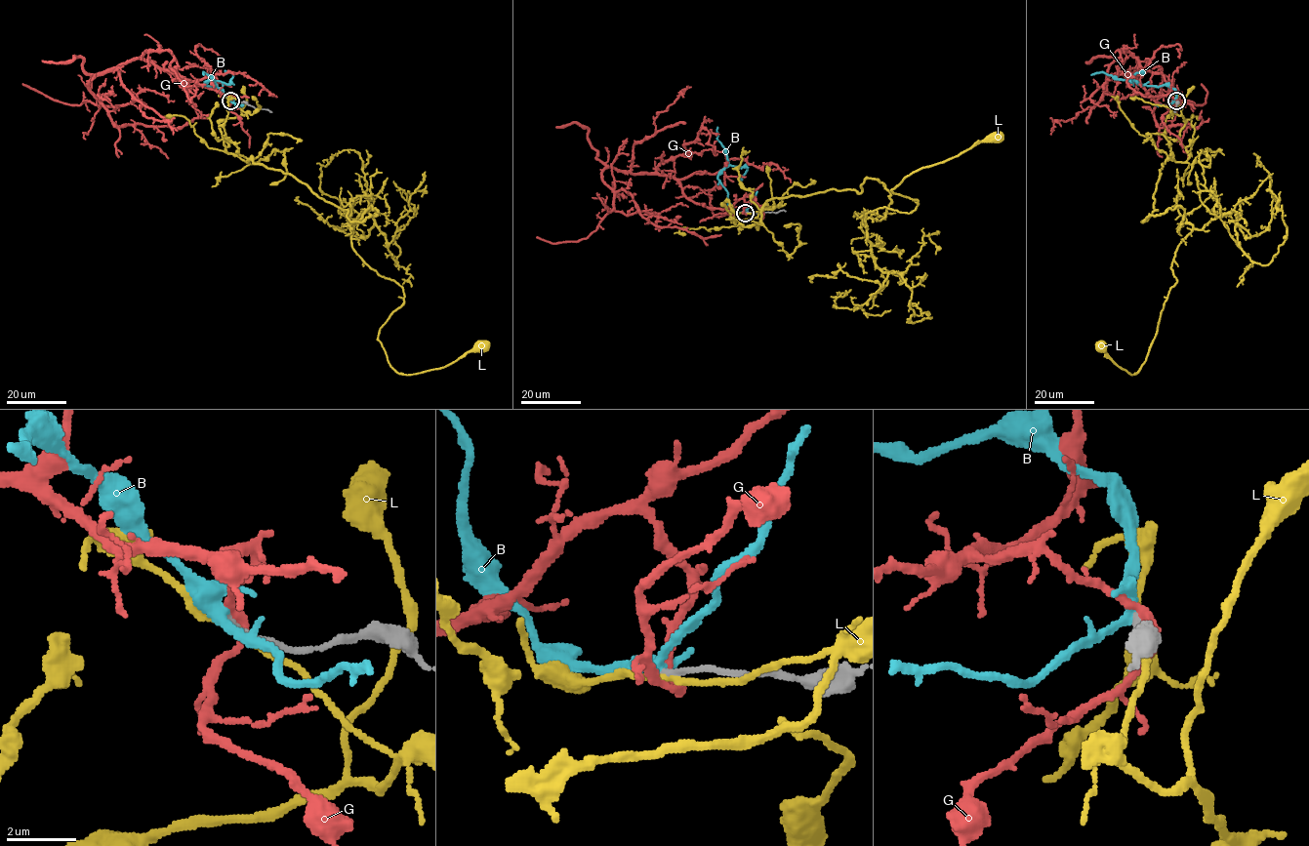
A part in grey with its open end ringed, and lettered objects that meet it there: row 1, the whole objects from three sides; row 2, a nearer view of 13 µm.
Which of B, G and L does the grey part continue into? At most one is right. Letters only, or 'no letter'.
B

